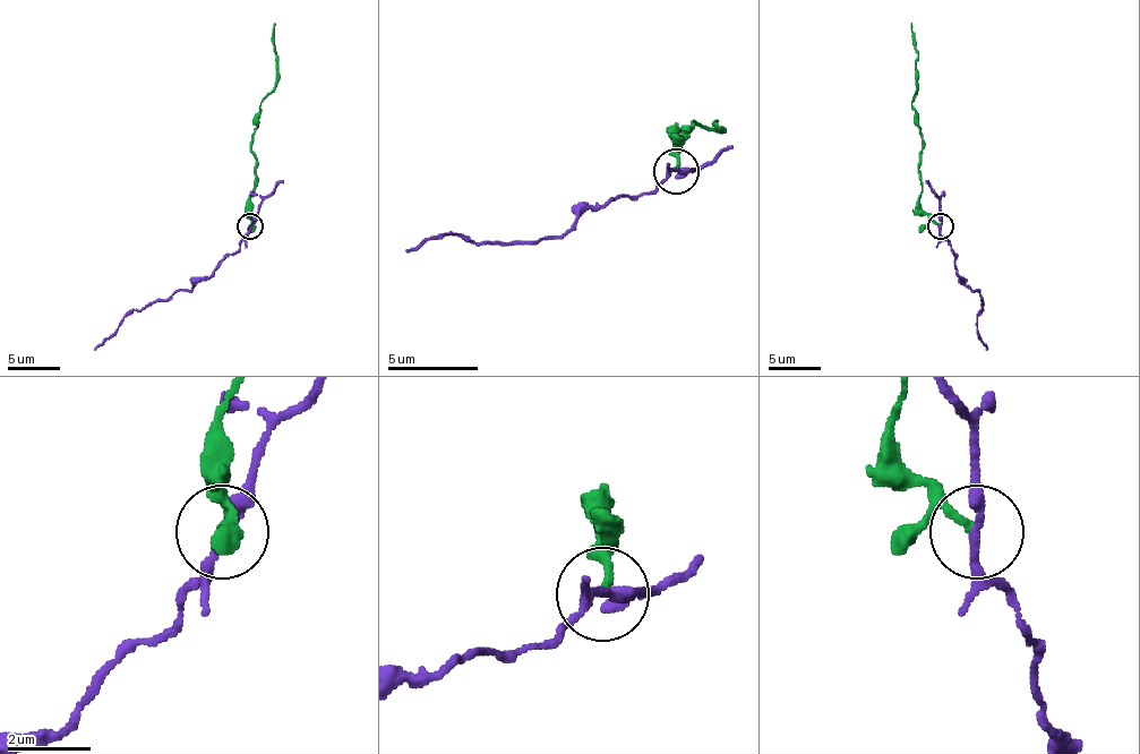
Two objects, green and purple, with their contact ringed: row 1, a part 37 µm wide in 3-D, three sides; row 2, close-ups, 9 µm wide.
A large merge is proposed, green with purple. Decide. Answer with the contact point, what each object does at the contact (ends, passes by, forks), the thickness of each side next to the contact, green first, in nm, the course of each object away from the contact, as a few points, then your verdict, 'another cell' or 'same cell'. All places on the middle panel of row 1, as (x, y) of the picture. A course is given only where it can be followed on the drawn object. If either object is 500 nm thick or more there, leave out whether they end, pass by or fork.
at (676, 171); green ends there; purple passes by; 170 nm thick on the green side, 240 nm on the other; green runs (677, 170), (677, 134), (686, 134), (677, 138), (691, 125), (722, 129), (718, 134), (718, 120); purple runs (677, 170), (673, 170), (659, 188), (614, 197), (559, 238), (473, 242), (460, 233), (437, 233), (405, 251); another cell

